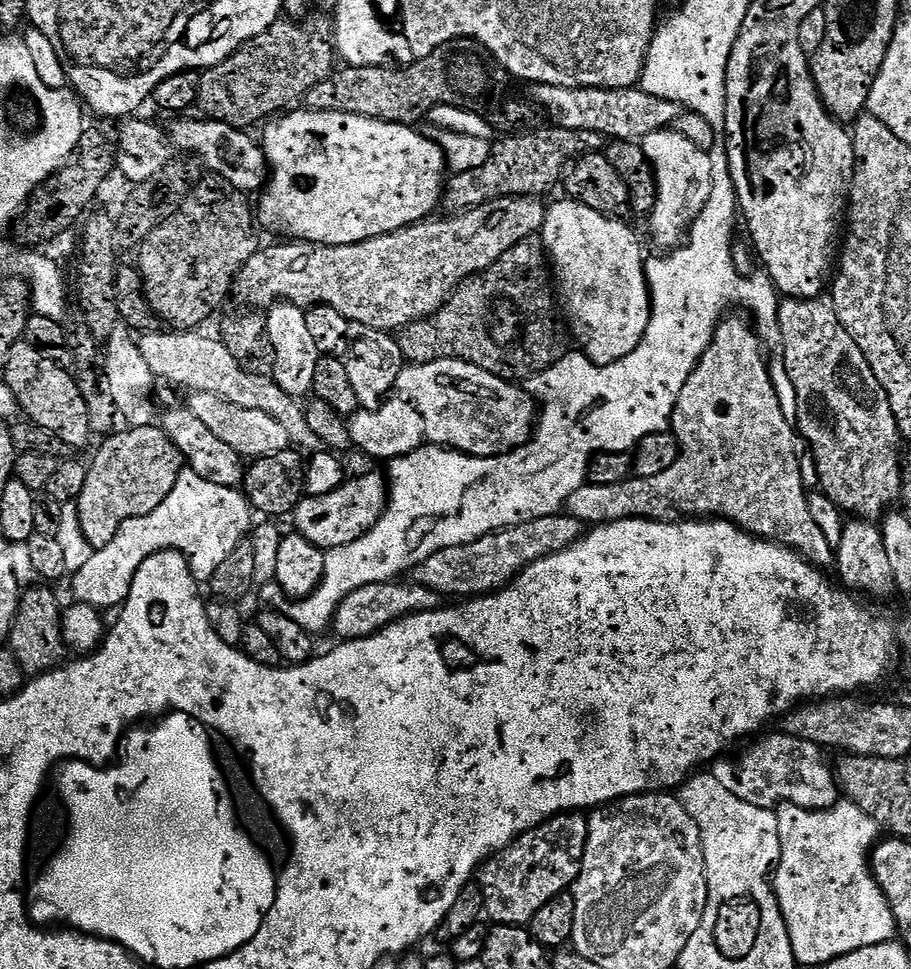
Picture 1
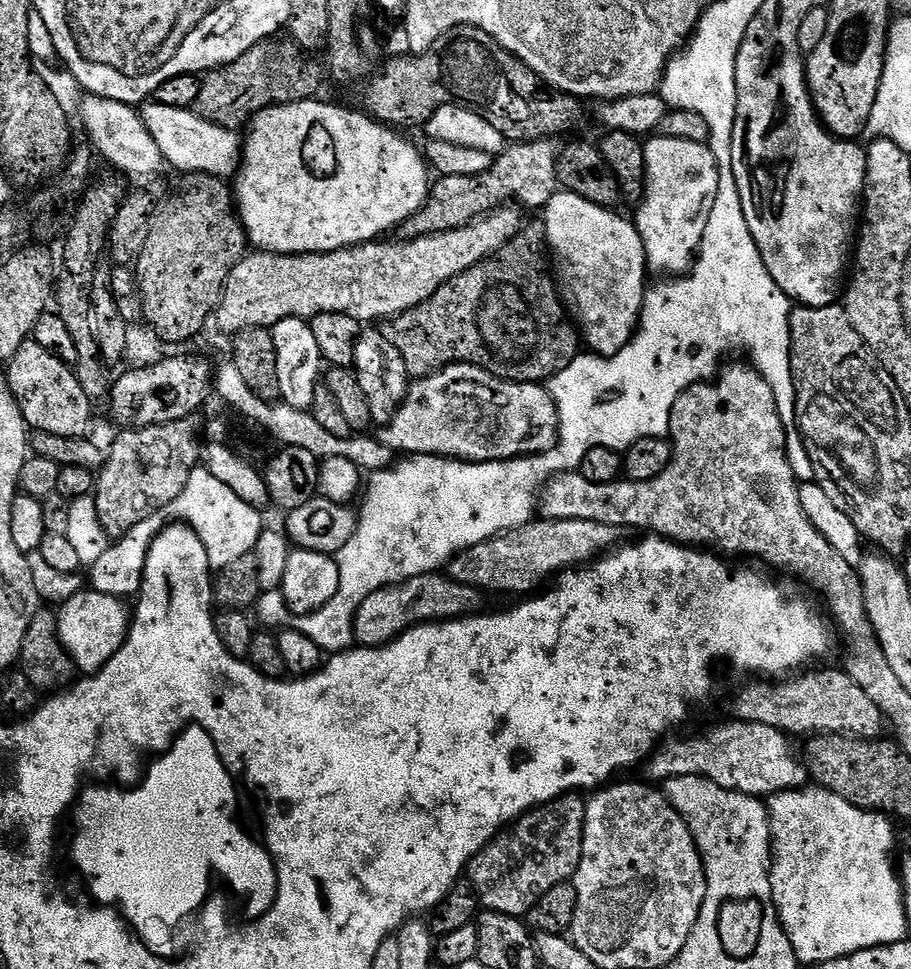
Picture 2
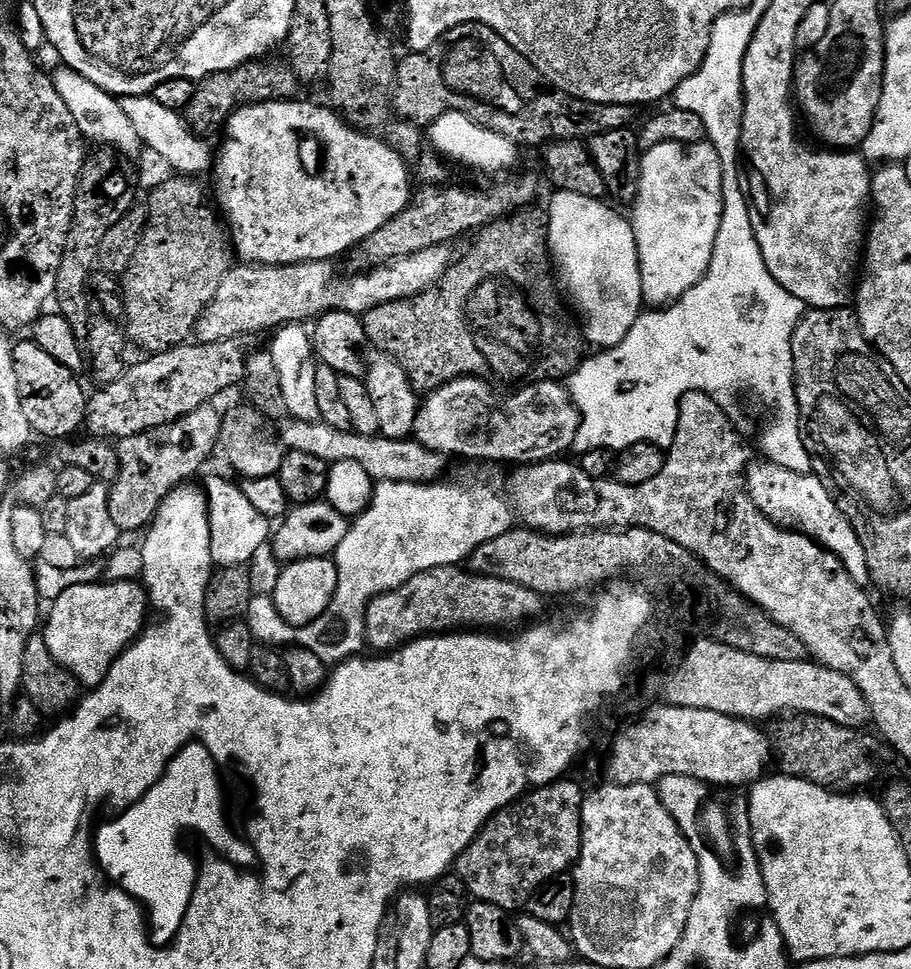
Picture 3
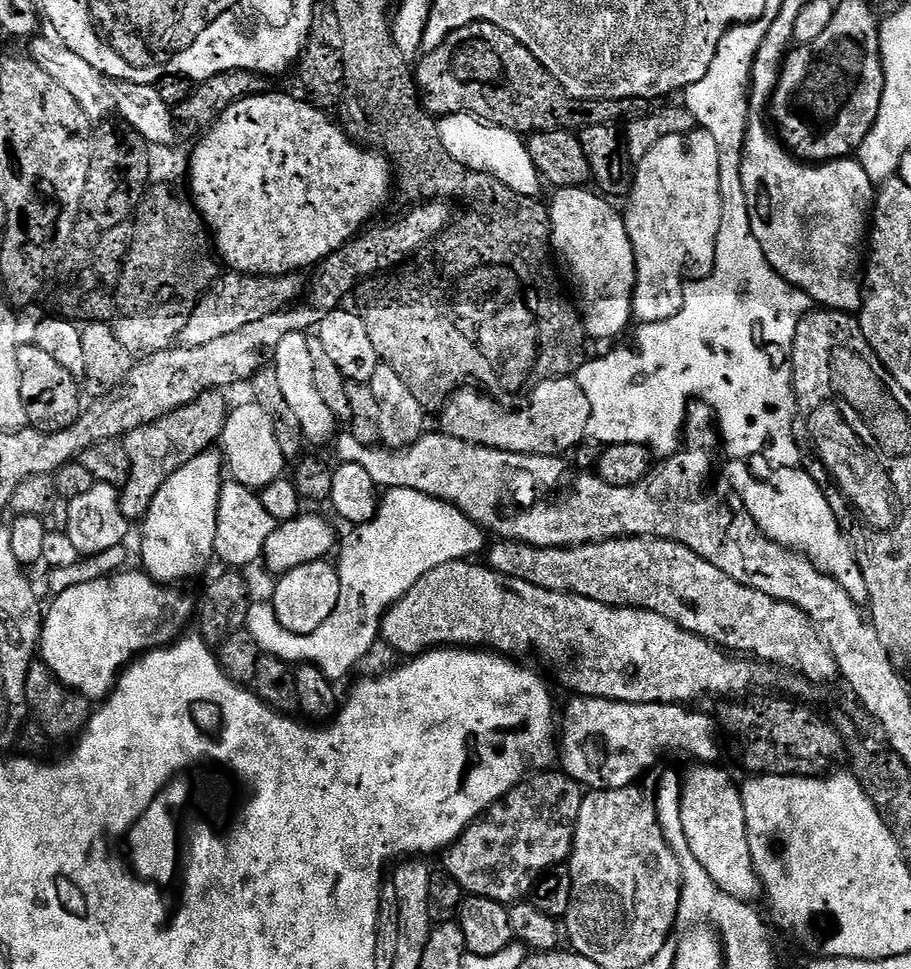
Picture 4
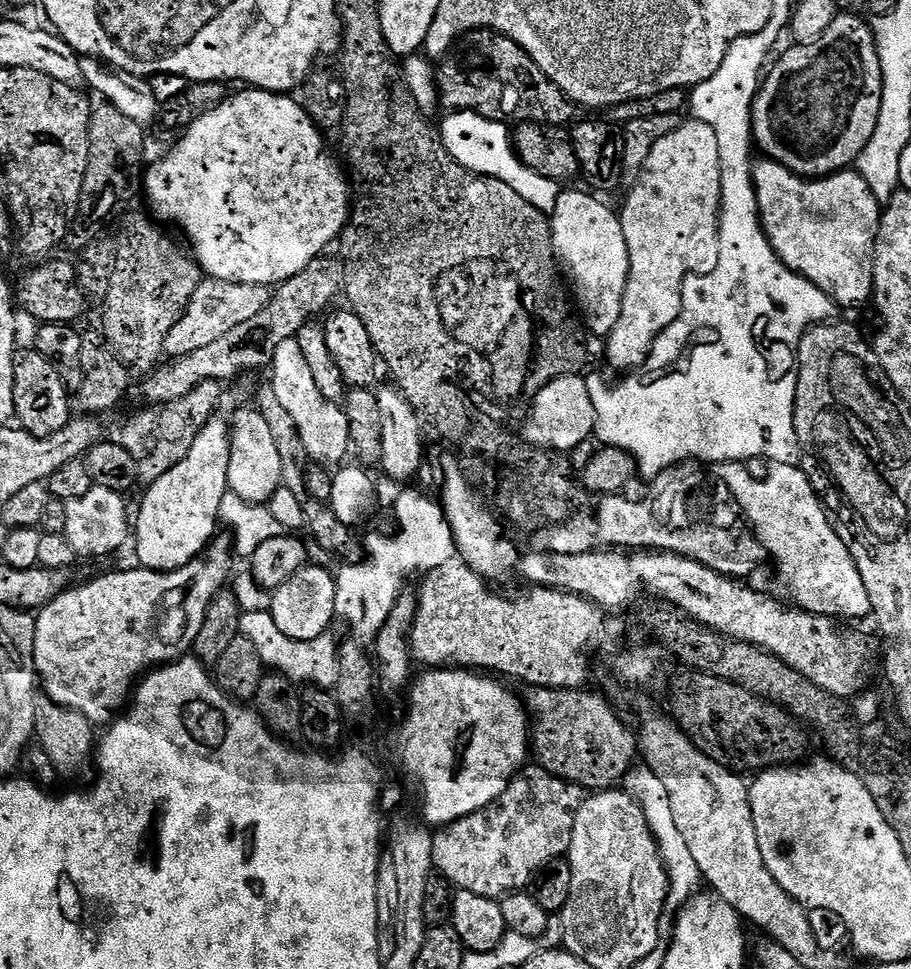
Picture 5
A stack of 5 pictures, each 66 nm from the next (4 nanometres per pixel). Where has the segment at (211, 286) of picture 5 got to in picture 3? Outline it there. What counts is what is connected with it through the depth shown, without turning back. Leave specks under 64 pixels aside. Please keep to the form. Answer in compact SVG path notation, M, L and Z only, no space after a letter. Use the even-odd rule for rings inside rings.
M448 246L422 250L381 268L352 274L349 280L340 280L337 265L327 260L281 265L238 264L223 278L214 302L204 311L194 334L199 343L213 344L241 339L252 332L276 330L285 324L312 322L326 312L352 312L363 317L365 312L386 302L409 300L433 288L450 267L452 250Z

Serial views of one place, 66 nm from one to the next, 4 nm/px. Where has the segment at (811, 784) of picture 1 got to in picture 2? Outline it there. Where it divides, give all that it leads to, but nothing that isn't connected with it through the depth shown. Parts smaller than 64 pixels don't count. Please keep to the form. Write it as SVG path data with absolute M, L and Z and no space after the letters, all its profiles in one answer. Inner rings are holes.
M728 718L725 724L714 725L708 736L671 740L657 747L647 761L646 769L653 776L653 781L665 782L680 775L702 775L726 790L757 798L771 798L779 792L805 787L810 780L807 763L798 748L796 752L792 745L793 737L781 728L766 726L762 722Z

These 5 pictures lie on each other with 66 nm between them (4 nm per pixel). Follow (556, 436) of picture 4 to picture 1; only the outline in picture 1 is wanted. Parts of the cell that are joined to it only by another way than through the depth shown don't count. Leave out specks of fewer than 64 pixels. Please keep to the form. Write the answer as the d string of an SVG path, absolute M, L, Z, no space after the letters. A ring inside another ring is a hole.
M435 360L434 362L426 362L425 364L409 363L398 374L397 382L384 404L376 410L361 410L357 412L355 416L351 417L348 429L352 435L353 445L357 449L360 447L366 455L373 456L374 459L381 460L381 462L396 460L399 456L405 456L414 450L424 447L425 444L439 444L448 450L465 452L468 456L506 456L512 453L515 448L521 448L522 445L528 443L538 427L537 401L534 399L531 391L524 389L523 392L520 388L523 387L519 383L498 378L494 374L490 374L486 370L482 370L465 360Z

